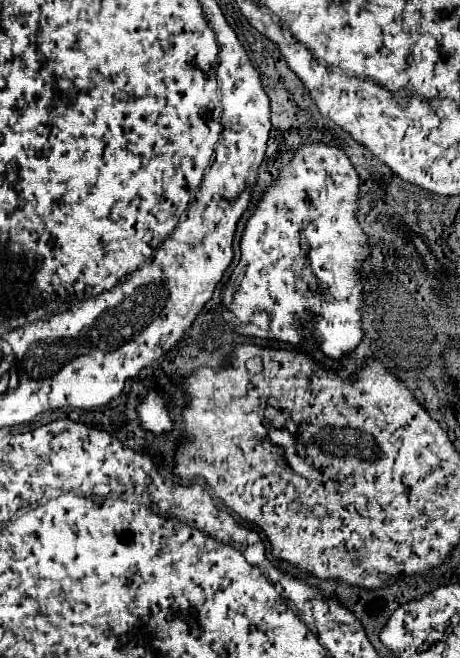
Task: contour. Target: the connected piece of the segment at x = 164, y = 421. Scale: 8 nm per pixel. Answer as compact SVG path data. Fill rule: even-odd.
M156 389L150 390L149 396L139 406L143 428L153 434L171 430L171 418L169 418L167 407L169 407L169 398L162 397Z

